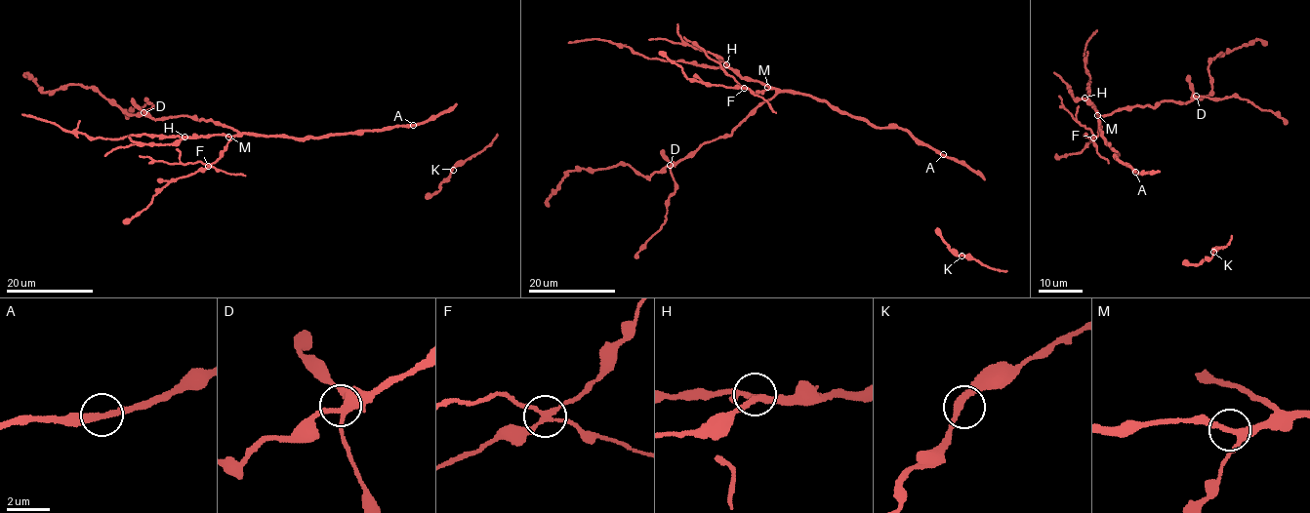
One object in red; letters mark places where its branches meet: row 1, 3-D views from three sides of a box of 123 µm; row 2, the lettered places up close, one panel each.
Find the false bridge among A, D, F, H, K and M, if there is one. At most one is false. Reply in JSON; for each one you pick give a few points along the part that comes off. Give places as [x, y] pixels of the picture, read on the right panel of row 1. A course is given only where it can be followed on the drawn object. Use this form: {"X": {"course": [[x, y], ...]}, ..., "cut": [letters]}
{"F": {"course": [[1093, 138], [1089, 129], [1075, 121], [1059, 96]]}, "cut": ["F"]}

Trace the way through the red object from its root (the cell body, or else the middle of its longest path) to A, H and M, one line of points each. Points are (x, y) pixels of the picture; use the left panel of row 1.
A: (275, 137), (319, 138), (413, 125)
H: (275, 137), (238, 134), (230, 137), (184, 137)
M: (275, 137), (238, 134), (228, 137)

